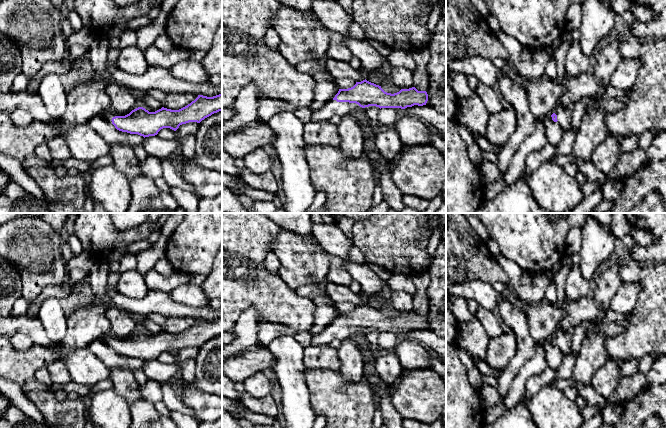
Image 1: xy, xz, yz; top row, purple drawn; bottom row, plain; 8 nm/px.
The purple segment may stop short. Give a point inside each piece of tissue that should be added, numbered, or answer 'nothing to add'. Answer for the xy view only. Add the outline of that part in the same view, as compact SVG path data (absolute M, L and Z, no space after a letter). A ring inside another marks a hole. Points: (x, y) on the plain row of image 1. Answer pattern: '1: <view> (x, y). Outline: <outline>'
1: xy (108, 337). Outline: M111 331L102 334L99 338L102 341L106 342L111 347L112 347L111 344L112 344L113 341L115 341L115 340L125 340L125 339L122 339L122 338L117 337Z

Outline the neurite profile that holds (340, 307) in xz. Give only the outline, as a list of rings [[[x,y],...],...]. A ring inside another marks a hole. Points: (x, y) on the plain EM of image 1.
[[[336,303],[334,304],[334,307],[338,313],[348,313],[356,308],[352,303]]]

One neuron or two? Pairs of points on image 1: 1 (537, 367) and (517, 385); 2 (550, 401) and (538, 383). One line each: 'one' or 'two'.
1: one
2: two

